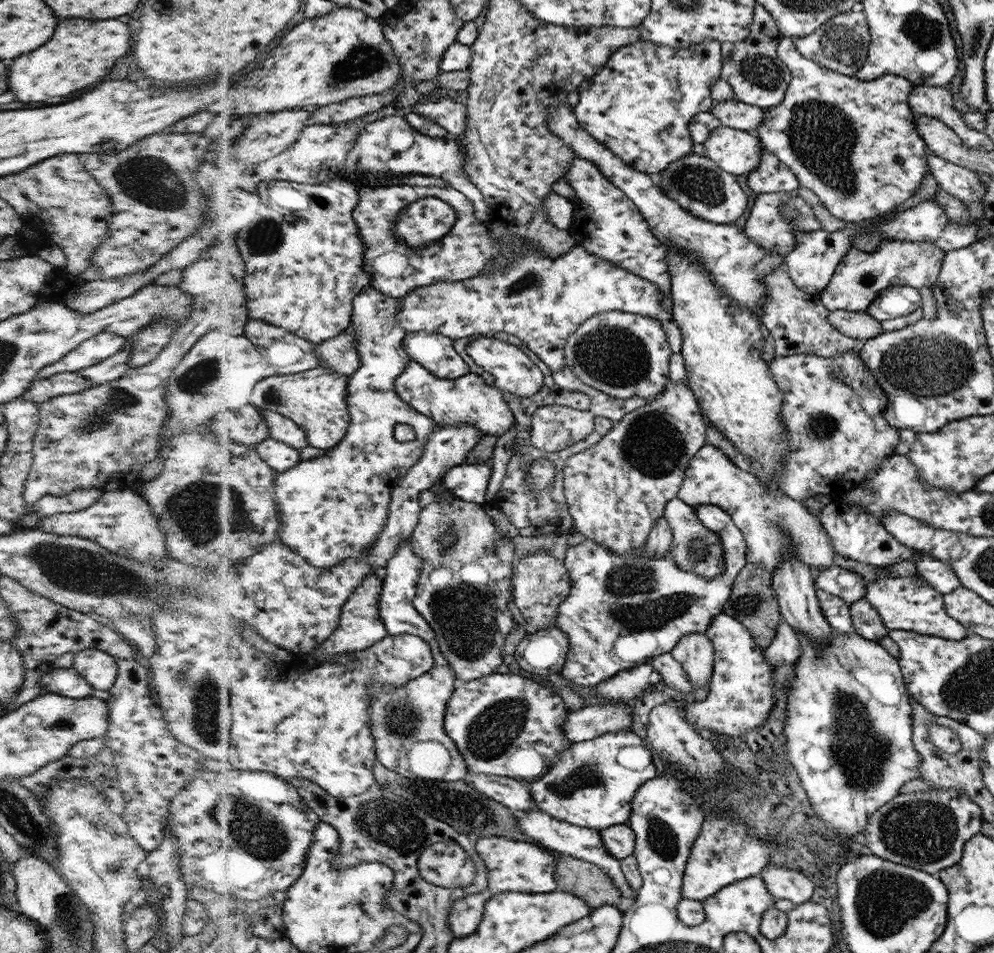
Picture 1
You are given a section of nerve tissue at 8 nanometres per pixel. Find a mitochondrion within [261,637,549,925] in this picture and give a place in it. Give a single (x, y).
(383, 819)

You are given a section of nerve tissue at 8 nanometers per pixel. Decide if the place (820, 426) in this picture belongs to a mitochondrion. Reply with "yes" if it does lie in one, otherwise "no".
yes

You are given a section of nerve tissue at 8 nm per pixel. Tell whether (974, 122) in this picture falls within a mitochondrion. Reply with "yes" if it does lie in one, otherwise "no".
no

